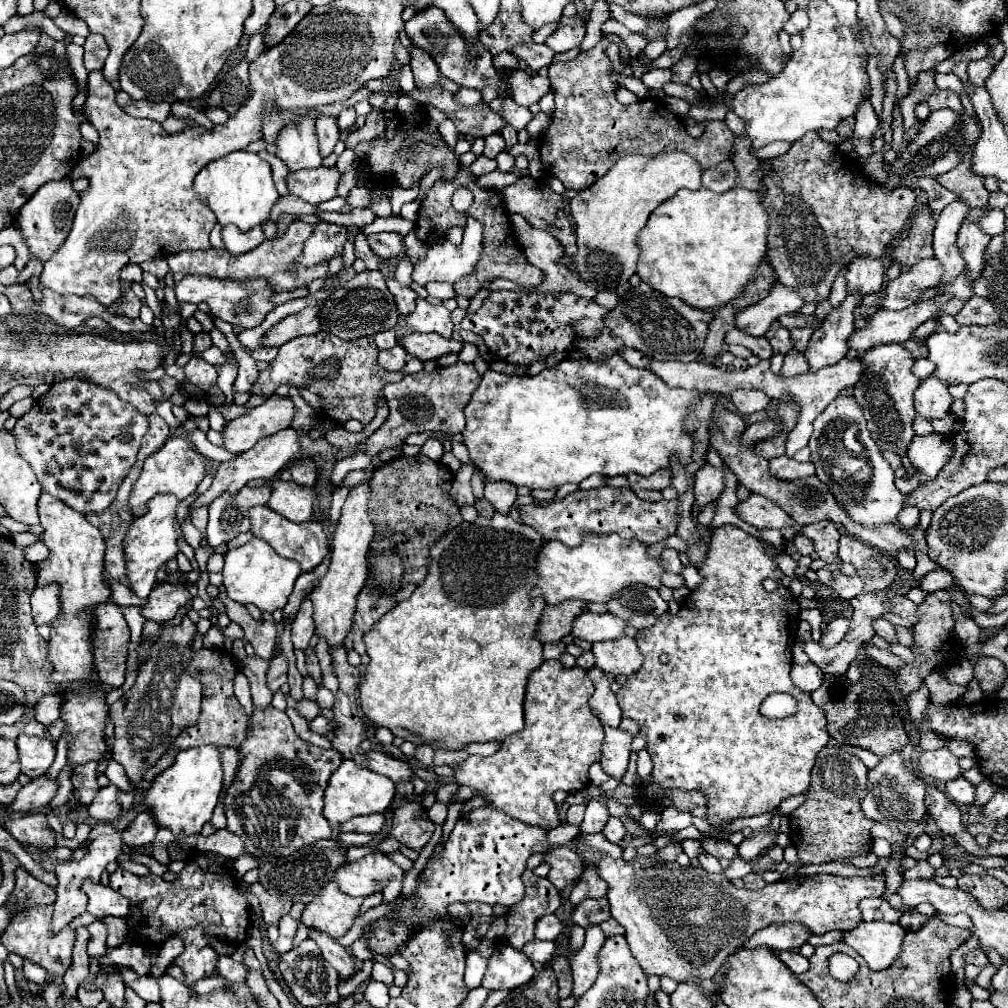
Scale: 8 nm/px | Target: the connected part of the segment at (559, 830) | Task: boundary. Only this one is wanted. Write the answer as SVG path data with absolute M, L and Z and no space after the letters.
M559 824L557 828L553 828L553 830L549 830L547 832L547 840L549 840L549 846L559 846L559 844L567 844L567 842L571 842L575 836L579 834L579 828L575 828L575 826L571 826L571 824Z

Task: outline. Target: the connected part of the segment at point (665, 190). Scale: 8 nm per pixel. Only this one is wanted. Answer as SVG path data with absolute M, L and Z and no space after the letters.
M671 152L655 158L641 154L623 156L593 186L577 192L569 202L569 214L577 236L577 254L571 260L579 278L607 290L625 284L635 274L639 258L637 234L647 224L649 214L681 188L699 190L701 170L691 156Z

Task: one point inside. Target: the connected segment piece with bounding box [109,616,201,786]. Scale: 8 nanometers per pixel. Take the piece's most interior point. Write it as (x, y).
(164, 700)

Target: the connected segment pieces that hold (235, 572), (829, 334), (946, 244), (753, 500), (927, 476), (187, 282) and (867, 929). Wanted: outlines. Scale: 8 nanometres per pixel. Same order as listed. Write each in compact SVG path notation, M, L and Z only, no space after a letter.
M251 538L247 544L229 550L225 554L225 566L223 566L223 586L231 600L241 604L253 604L261 612L275 612L283 610L289 594L293 590L293 584L297 576L301 574L301 568L297 562L279 558L271 546L265 546L267 542L259 542L259 538Z
M847 296L845 302L823 320L821 328L815 330L805 352L805 358L811 370L817 372L845 358L847 338L855 330L855 318L853 318L855 308L857 308L855 298Z
M951 202L945 206L941 216L937 218L937 226L933 232L933 248L935 248L935 258L943 266L943 278L939 282L937 294L943 294L943 288L949 286L963 270L965 270L965 260L959 254L959 248L955 246L955 238L959 232L961 222L969 214L969 206L963 202Z
M751 494L745 502L739 502L737 512L741 520L753 524L755 528L773 528L781 532L781 536L789 542L795 540L797 534L801 534L801 524L797 524L785 510L775 506L771 500L763 496Z
M943 434L916 435L908 448L910 462L920 471L920 483L929 482L953 456L953 442Z
M185 276L181 284L175 286L177 302L207 302L213 316L241 328L257 328L263 324L265 316L275 308L271 298L275 294L275 286L265 278L247 278L247 282L235 282L231 278L207 278L207 276Z
M859 922L857 928L843 932L843 942L863 956L871 970L889 968L901 952L905 928L889 922Z

